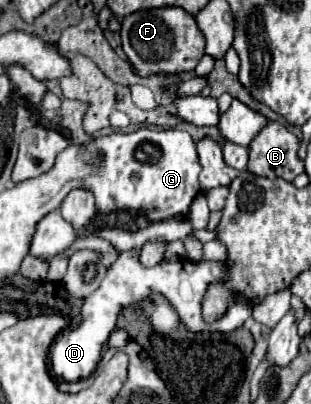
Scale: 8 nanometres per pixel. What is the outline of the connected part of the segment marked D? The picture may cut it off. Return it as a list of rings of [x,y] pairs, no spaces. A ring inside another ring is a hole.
[[[140,247],[122,251],[118,259],[108,267],[108,273],[102,281],[102,285],[84,301],[82,305],[82,323],[76,329],[66,329],[62,331],[54,343],[50,345],[50,371],[54,379],[58,381],[80,381],[86,379],[94,373],[98,361],[100,361],[100,351],[104,343],[108,341],[108,335],[116,327],[116,317],[118,309],[140,303],[152,293],[162,293],[178,311],[180,319],[190,331],[234,331],[248,319],[248,301],[242,299],[240,295],[232,297],[232,303],[228,305],[226,313],[216,319],[214,323],[206,323],[202,315],[202,301],[210,285],[226,283],[228,281],[228,267],[218,261],[202,261],[202,263],[192,263],[192,261],[160,261],[154,267],[144,267],[140,263]],[[84,309],[96,319],[96,321],[84,321]]]

